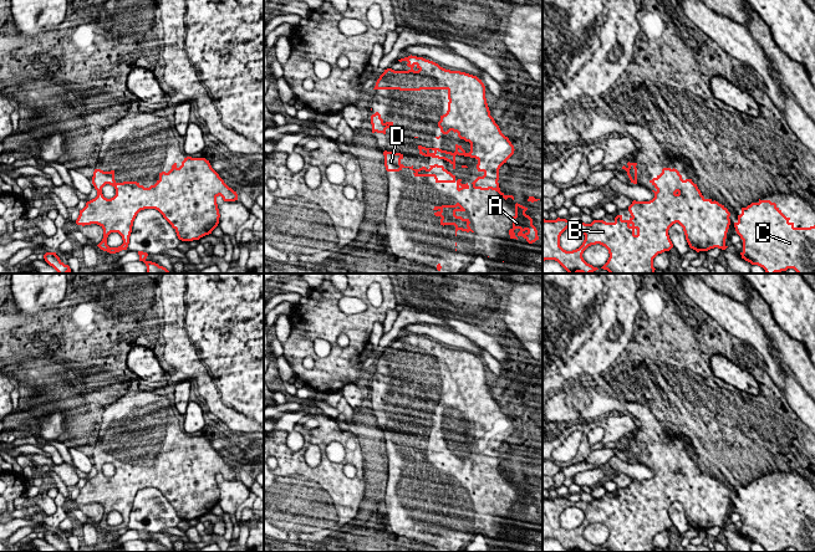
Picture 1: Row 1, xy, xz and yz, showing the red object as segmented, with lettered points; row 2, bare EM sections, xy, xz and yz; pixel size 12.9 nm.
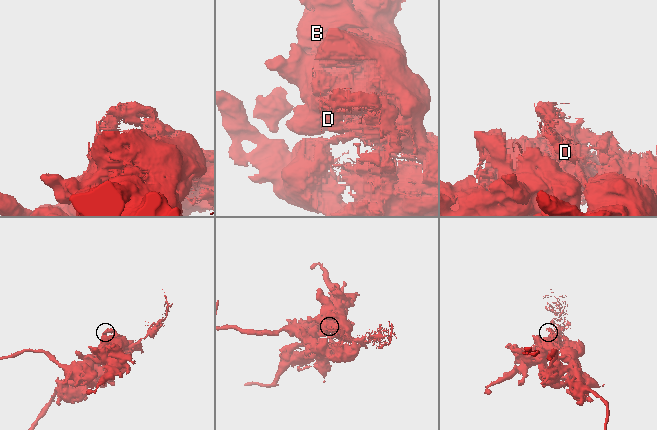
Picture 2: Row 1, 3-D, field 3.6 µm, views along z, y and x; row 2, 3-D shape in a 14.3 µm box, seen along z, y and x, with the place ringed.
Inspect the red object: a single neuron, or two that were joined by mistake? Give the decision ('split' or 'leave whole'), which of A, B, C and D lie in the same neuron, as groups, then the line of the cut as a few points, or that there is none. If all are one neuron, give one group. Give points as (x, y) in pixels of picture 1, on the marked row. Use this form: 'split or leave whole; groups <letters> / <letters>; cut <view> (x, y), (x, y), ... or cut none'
leave whole; groups A B C D; cut none

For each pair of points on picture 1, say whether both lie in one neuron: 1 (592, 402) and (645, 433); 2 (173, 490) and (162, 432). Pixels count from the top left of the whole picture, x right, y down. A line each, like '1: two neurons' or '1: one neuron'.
1: one neuron
2: one neuron

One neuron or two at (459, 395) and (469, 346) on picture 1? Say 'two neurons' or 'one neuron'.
two neurons

